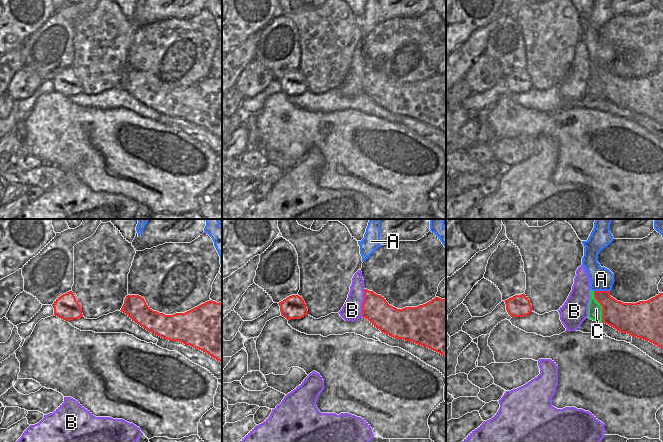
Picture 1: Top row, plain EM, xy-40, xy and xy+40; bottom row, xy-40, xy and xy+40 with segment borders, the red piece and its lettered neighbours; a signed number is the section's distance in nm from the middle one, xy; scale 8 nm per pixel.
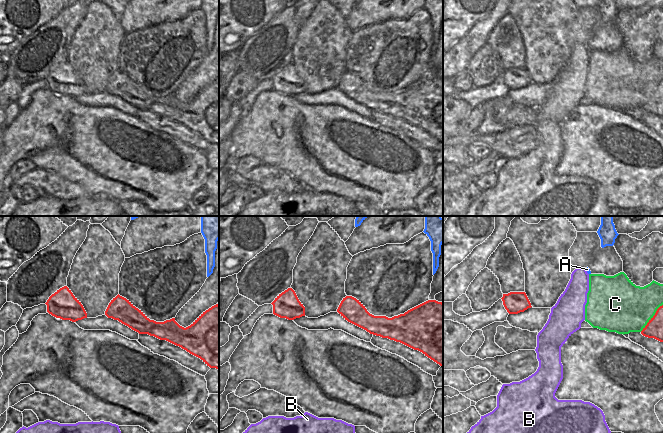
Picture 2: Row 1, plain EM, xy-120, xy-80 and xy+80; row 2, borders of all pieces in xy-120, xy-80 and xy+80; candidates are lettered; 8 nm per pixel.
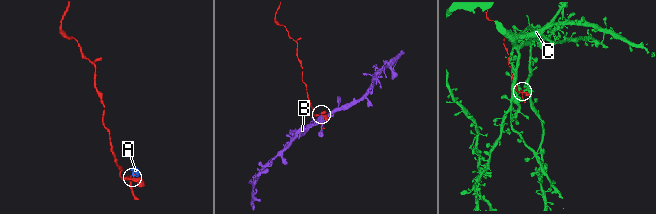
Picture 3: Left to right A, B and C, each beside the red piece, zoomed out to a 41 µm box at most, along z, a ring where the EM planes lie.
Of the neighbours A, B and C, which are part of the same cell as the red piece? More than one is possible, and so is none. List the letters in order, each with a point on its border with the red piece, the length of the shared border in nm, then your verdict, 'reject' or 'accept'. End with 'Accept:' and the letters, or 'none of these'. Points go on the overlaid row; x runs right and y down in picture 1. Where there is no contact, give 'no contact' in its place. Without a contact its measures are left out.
A: contact xy+40 (602, 291); length 130 nm; reject
B: contact xy (363, 303); length 220 nm; reject
C: contact xy+40 (602, 307); length 260 nm; reject
Accept: none of these

